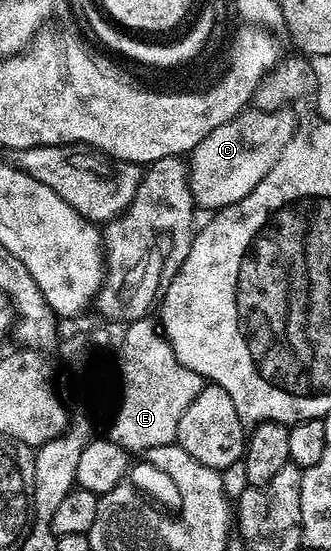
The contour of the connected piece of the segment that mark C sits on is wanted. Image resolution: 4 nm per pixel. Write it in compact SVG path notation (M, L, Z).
M251 107L215 127L189 153L187 184L192 202L208 211L216 211L245 198L290 141L296 122L296 118L285 109L260 111Z

